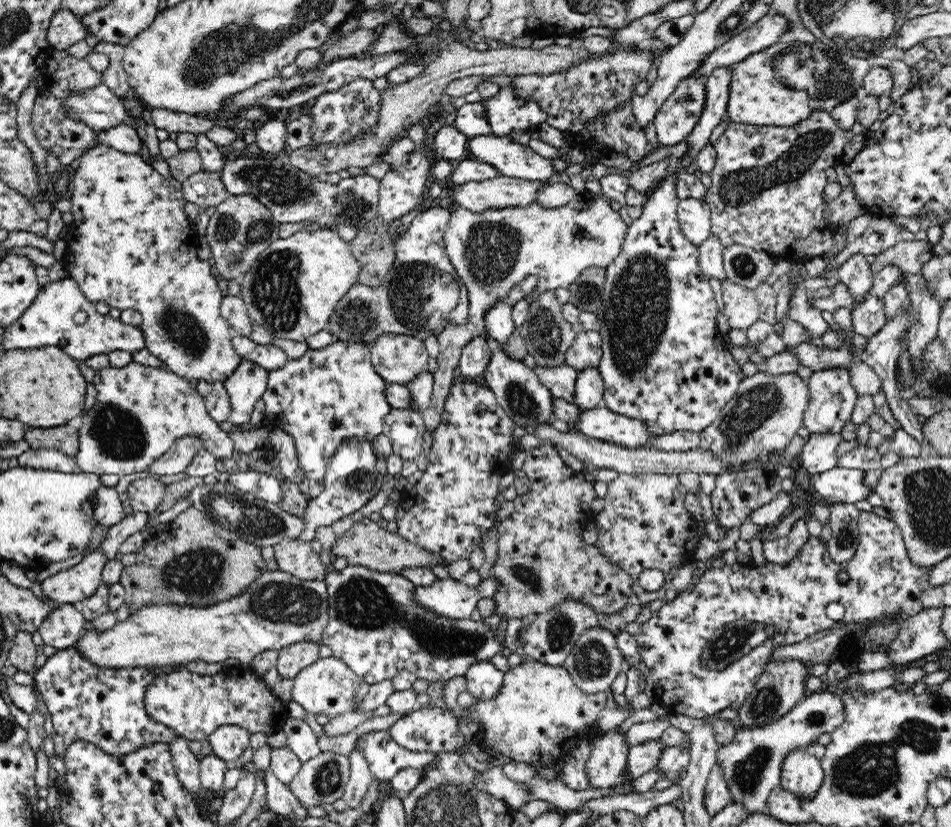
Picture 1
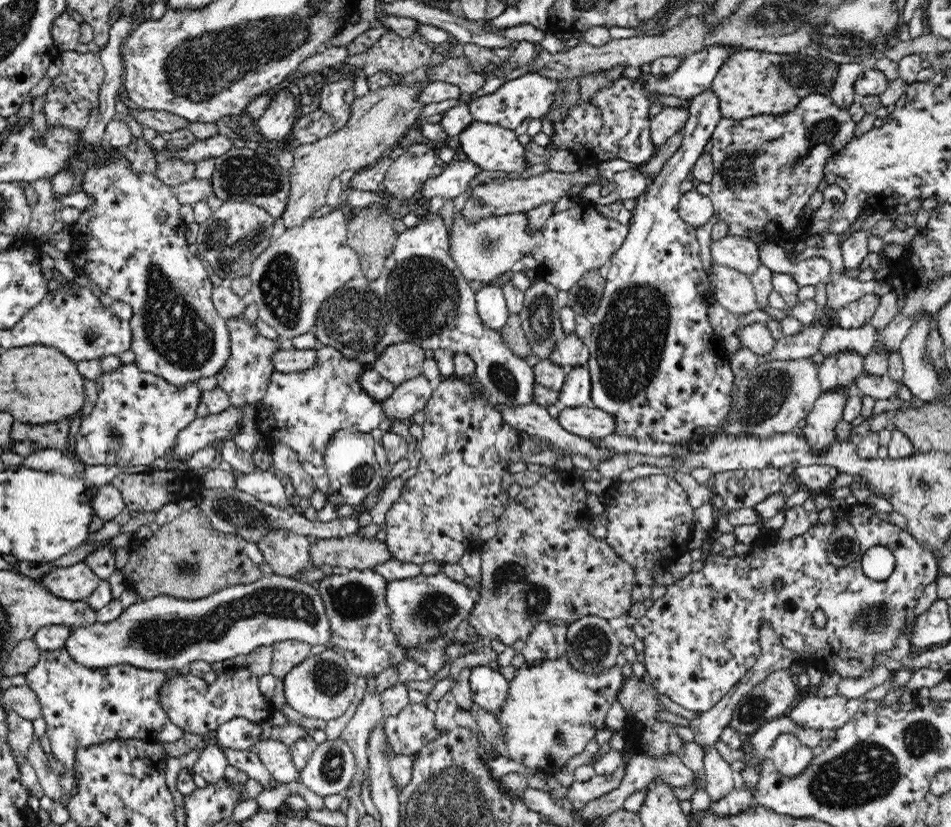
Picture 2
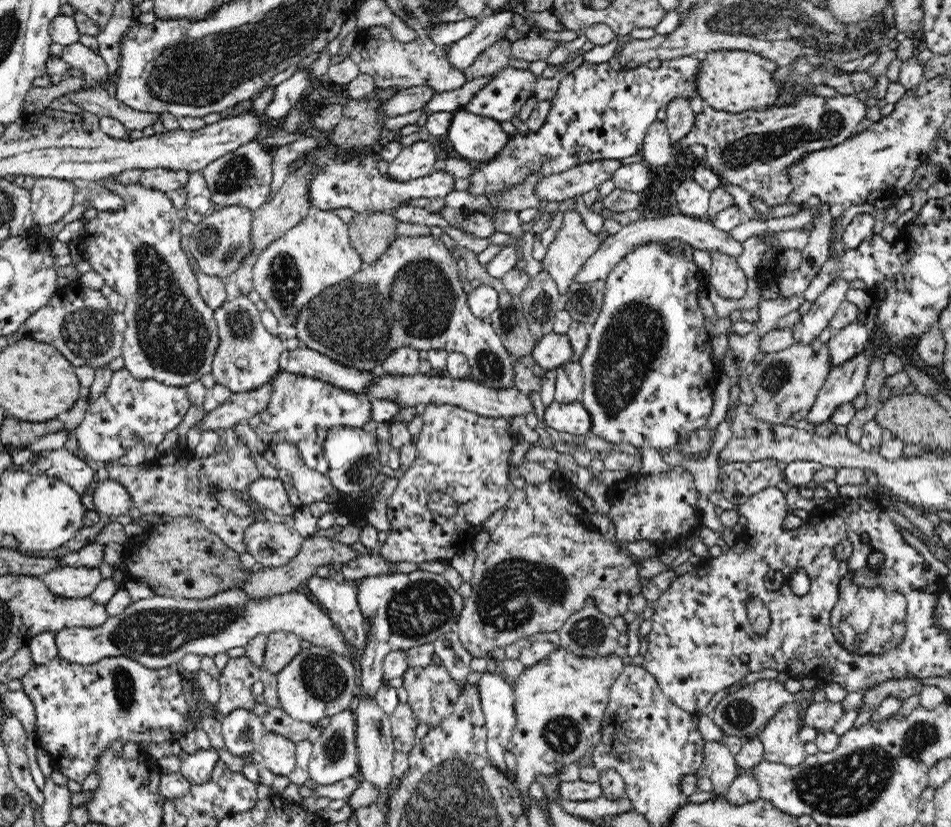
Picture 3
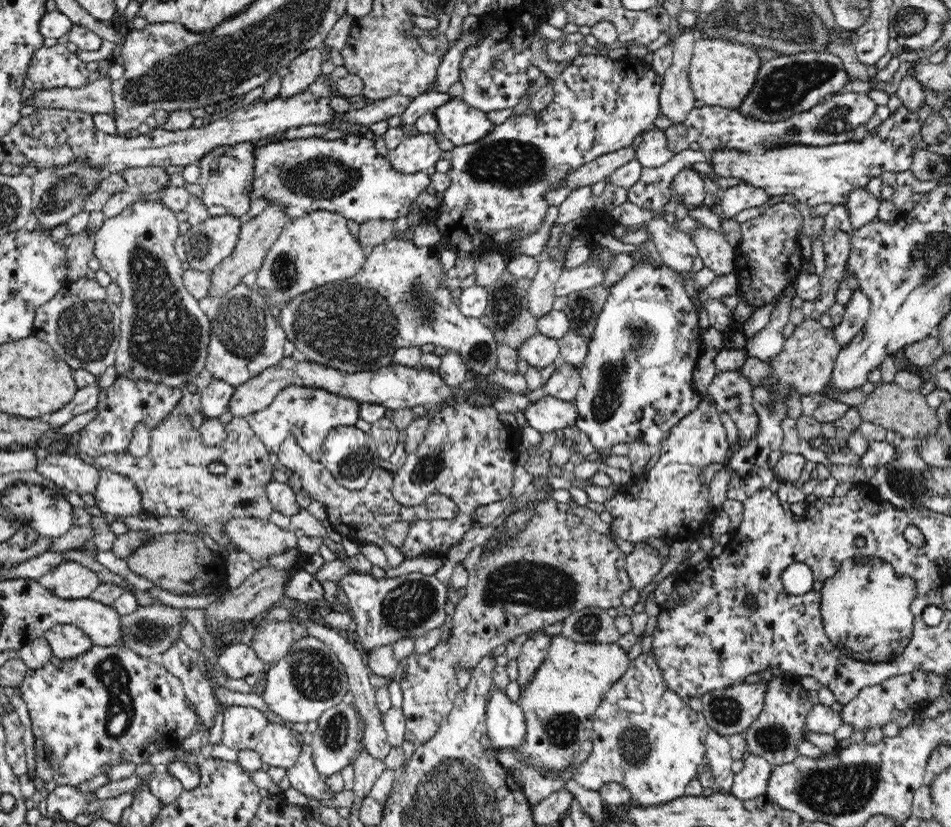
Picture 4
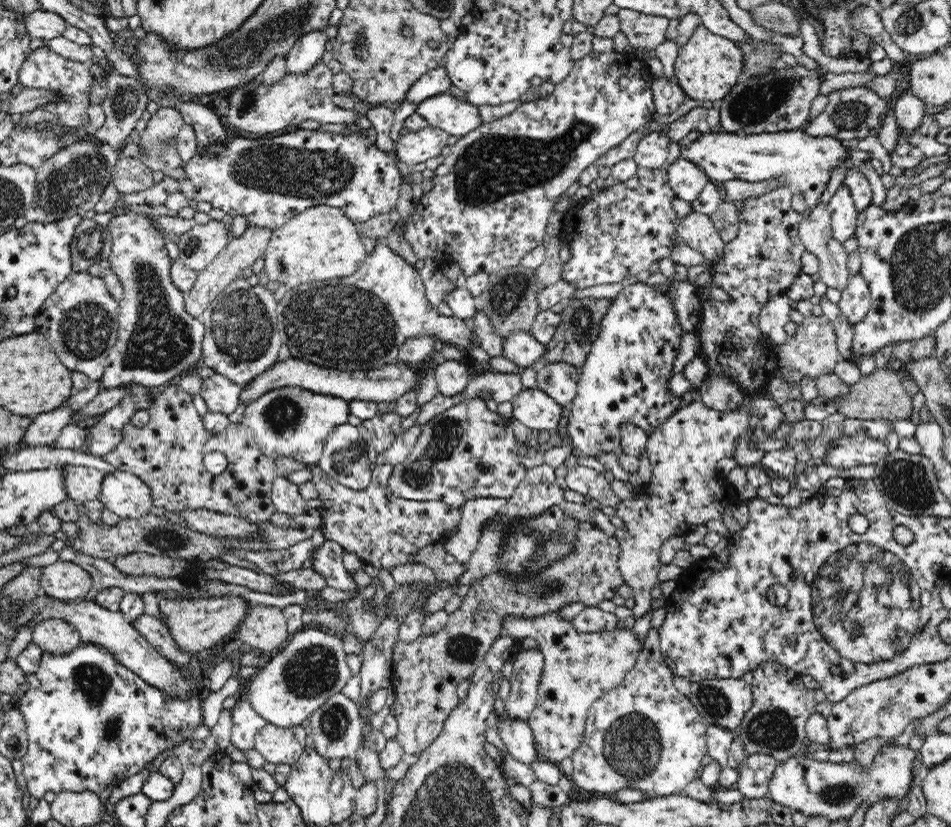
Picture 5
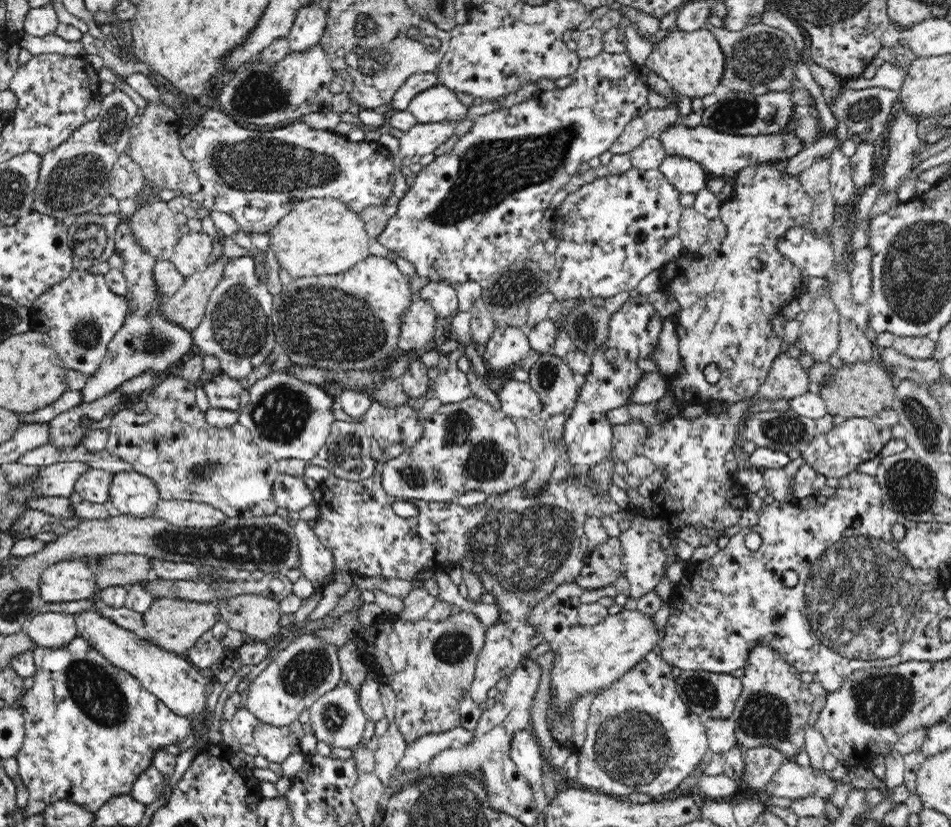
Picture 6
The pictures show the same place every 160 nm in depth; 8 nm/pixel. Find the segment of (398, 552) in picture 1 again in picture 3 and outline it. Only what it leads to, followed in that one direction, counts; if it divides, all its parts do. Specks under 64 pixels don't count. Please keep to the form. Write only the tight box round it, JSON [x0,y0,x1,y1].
[242,537,356,601]

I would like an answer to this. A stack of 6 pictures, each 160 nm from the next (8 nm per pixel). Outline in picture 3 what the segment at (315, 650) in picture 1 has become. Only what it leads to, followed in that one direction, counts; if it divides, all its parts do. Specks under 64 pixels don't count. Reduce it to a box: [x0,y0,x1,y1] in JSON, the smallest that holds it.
[262,631,301,674]

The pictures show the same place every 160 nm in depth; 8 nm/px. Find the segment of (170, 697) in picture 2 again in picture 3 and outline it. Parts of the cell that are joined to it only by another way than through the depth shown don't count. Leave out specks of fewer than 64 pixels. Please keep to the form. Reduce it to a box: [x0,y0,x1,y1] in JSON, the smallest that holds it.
[217,656,261,717]

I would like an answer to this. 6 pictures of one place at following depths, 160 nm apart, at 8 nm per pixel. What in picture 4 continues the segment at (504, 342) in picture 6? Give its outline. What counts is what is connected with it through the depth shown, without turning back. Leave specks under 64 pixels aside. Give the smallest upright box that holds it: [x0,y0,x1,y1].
[516,333,559,368]

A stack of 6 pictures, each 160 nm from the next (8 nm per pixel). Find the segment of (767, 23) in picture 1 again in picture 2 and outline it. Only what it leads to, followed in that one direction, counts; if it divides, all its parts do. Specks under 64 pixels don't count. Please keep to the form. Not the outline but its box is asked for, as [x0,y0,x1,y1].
[544,45,735,167]

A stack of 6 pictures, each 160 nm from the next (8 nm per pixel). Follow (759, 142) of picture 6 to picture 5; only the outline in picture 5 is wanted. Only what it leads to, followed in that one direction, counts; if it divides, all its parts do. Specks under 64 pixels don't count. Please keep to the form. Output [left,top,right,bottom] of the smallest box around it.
[680,130,849,206]

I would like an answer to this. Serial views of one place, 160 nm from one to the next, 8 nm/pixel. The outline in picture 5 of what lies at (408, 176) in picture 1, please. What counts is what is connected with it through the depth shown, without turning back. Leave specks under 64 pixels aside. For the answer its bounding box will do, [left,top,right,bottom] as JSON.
[395,126,449,166]

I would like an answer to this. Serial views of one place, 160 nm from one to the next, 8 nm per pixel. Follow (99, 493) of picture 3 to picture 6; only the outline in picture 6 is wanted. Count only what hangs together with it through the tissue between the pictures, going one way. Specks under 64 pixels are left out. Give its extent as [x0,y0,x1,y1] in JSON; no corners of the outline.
[109,470,160,517]

